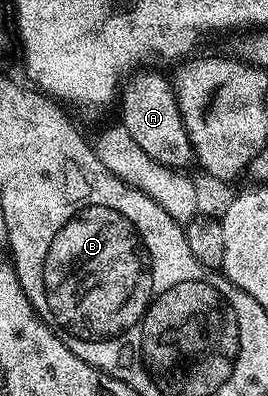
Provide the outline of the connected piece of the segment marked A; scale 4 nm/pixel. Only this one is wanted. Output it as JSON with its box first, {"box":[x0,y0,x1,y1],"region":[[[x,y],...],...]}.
{"box":[119,71,193,169],"region":[[[144,71],[136,75],[119,92],[120,115],[122,125],[138,141],[142,153],[146,157],[154,157],[167,167],[177,169],[187,168],[187,163],[193,162],[192,146],[188,140],[188,134],[184,128],[184,122],[180,120],[180,110],[176,104],[176,93],[171,82],[168,83],[156,71]]]}

